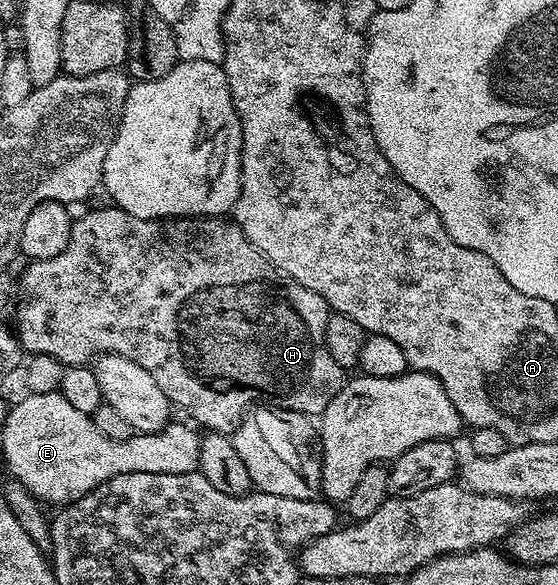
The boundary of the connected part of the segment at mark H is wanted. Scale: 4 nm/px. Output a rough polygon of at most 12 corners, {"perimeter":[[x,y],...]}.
{"perimeter":[[91,207],[23,353],[115,352],[206,432],[348,380],[233,219]]}

